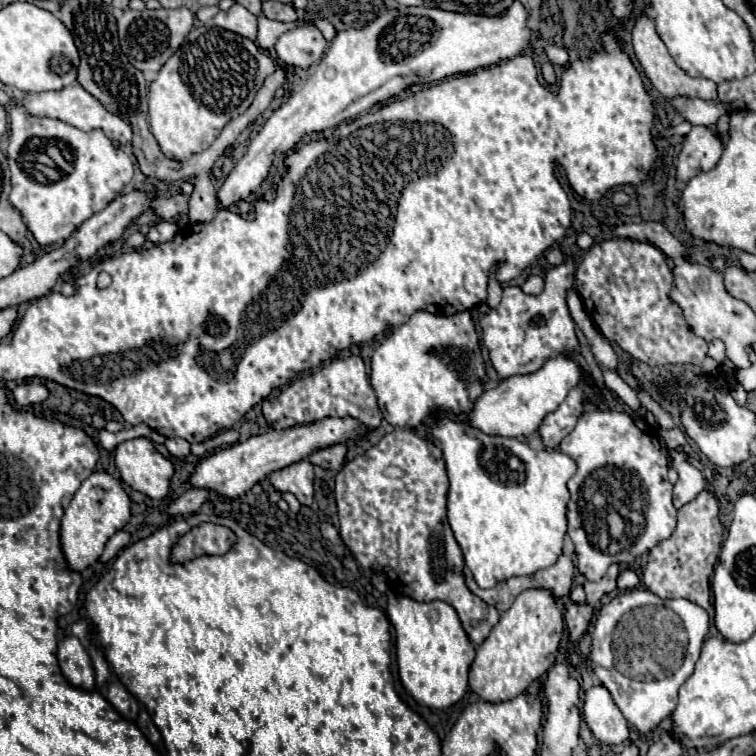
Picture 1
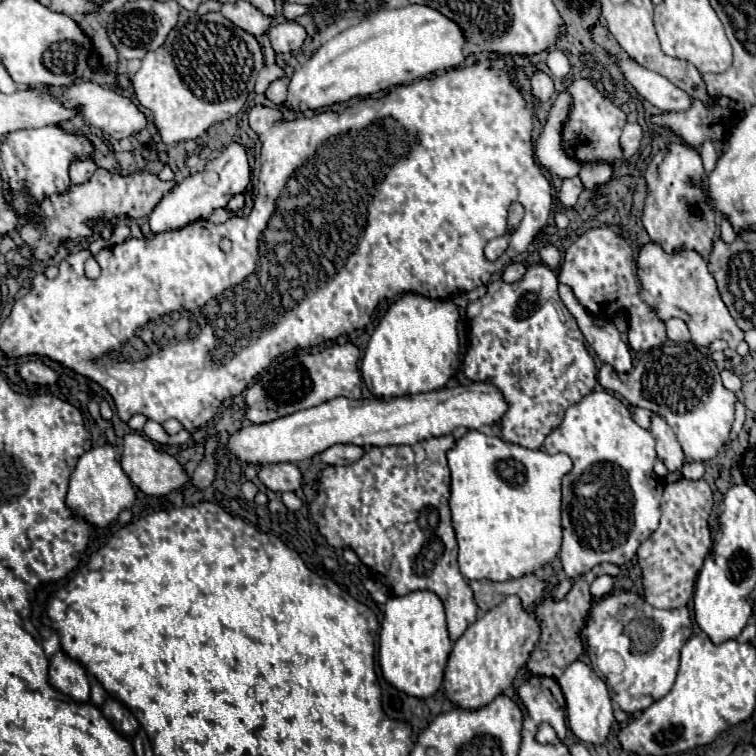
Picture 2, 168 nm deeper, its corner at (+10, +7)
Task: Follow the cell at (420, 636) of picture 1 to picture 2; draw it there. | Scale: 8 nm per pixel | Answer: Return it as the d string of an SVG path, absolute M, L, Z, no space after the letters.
M419 590L407 596L391 596L385 602L379 636L379 664L385 680L397 690L415 698L433 696L443 686L443 674L451 648L453 644L445 624L443 602L437 594Z

